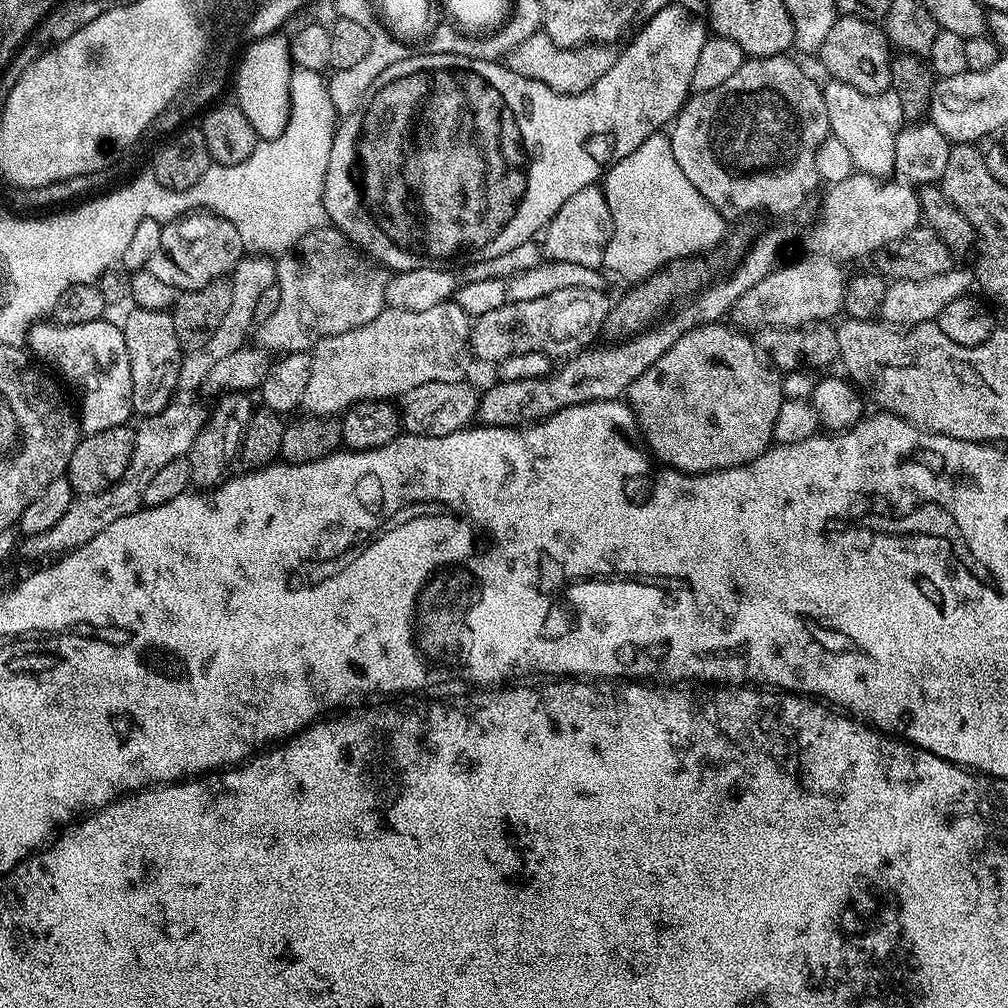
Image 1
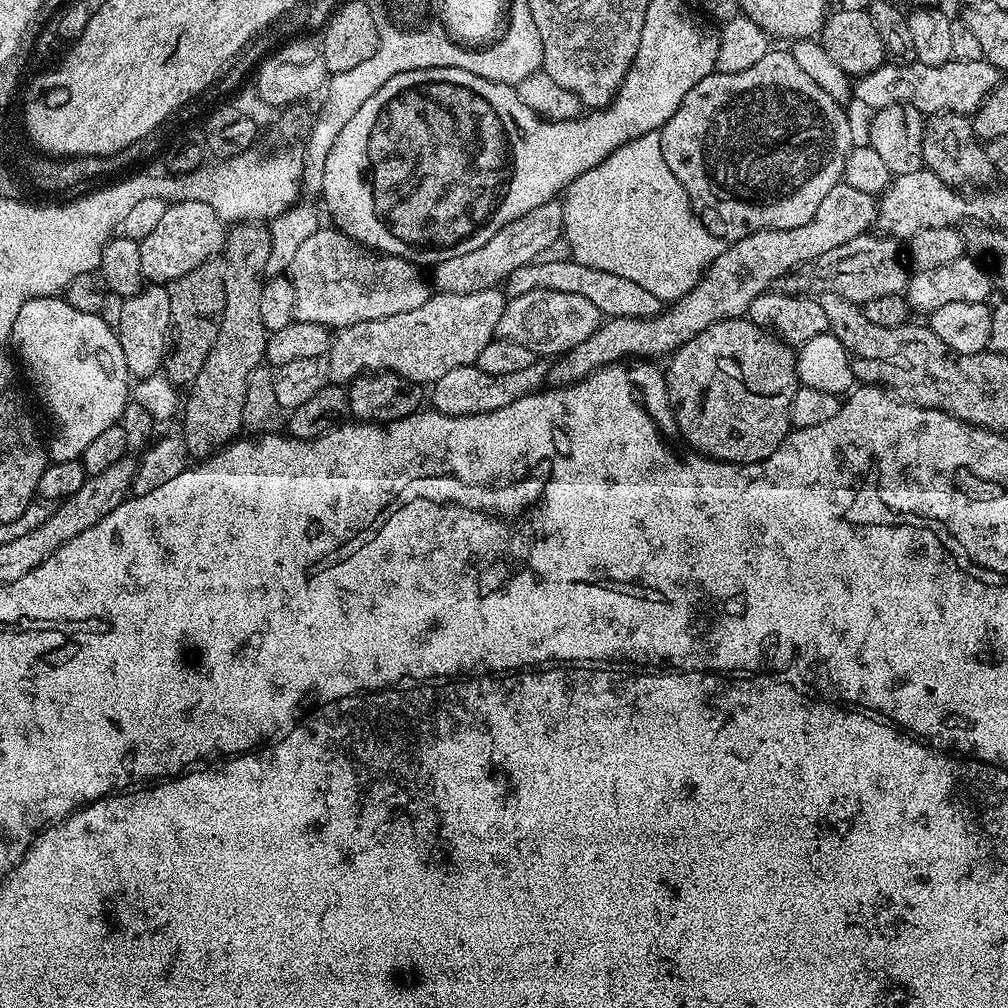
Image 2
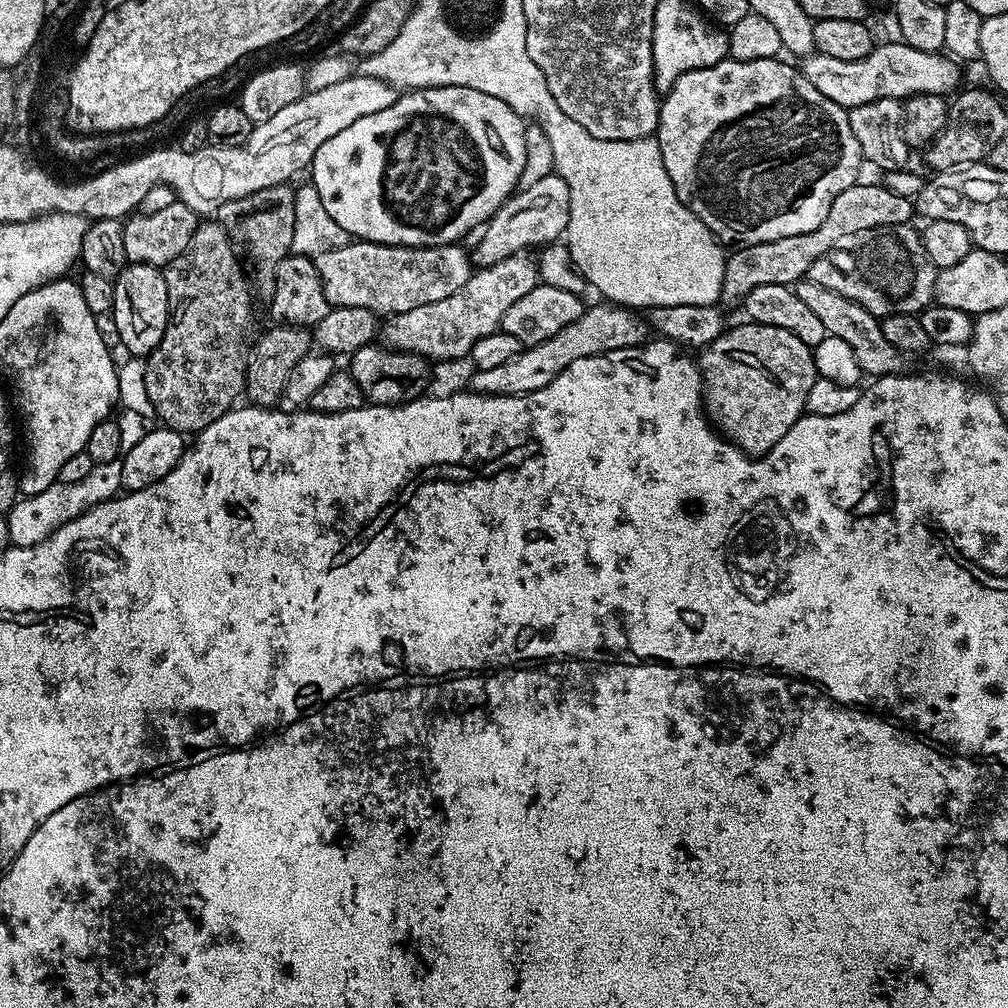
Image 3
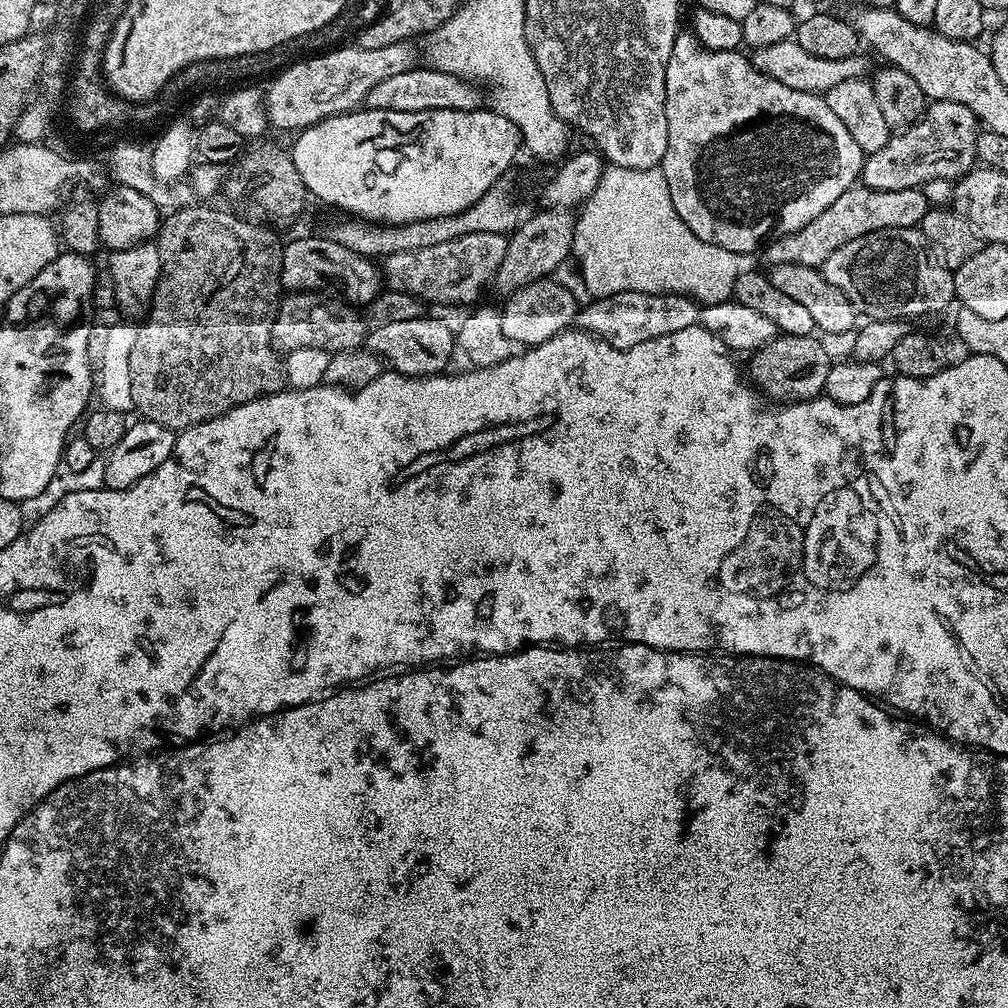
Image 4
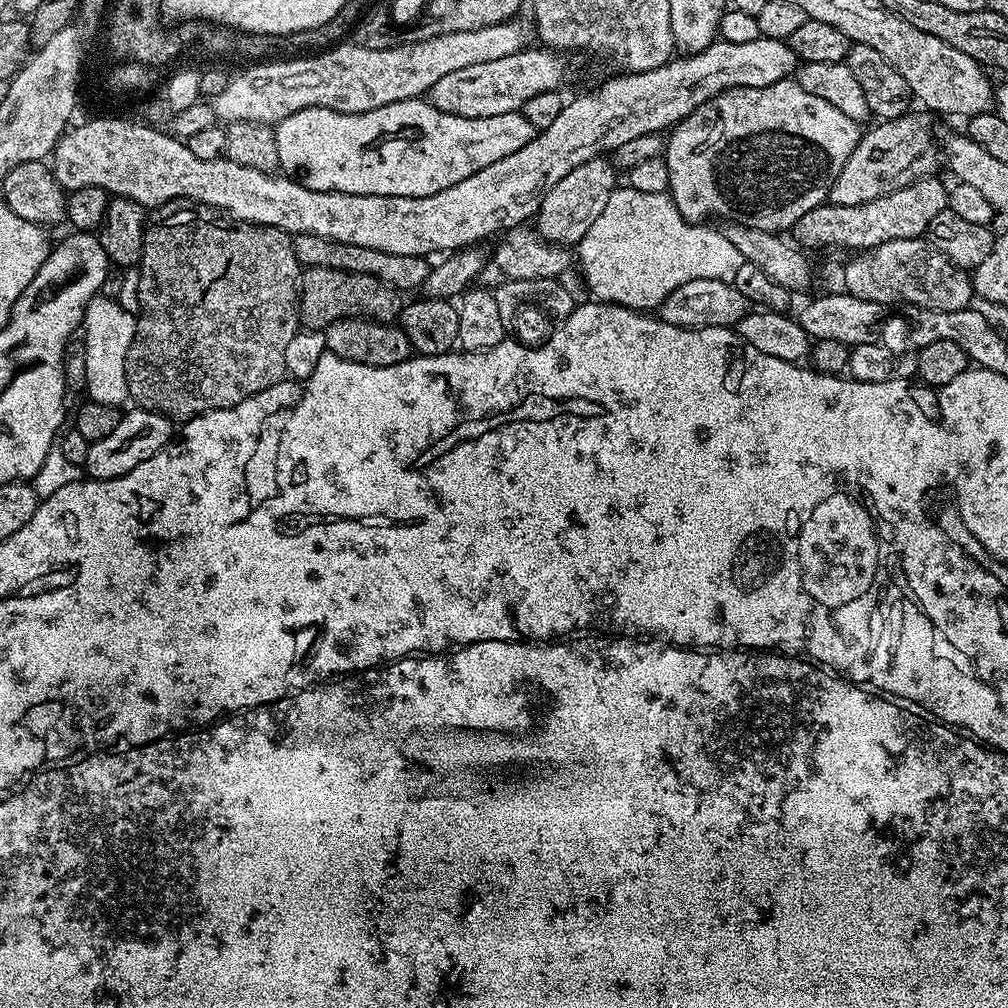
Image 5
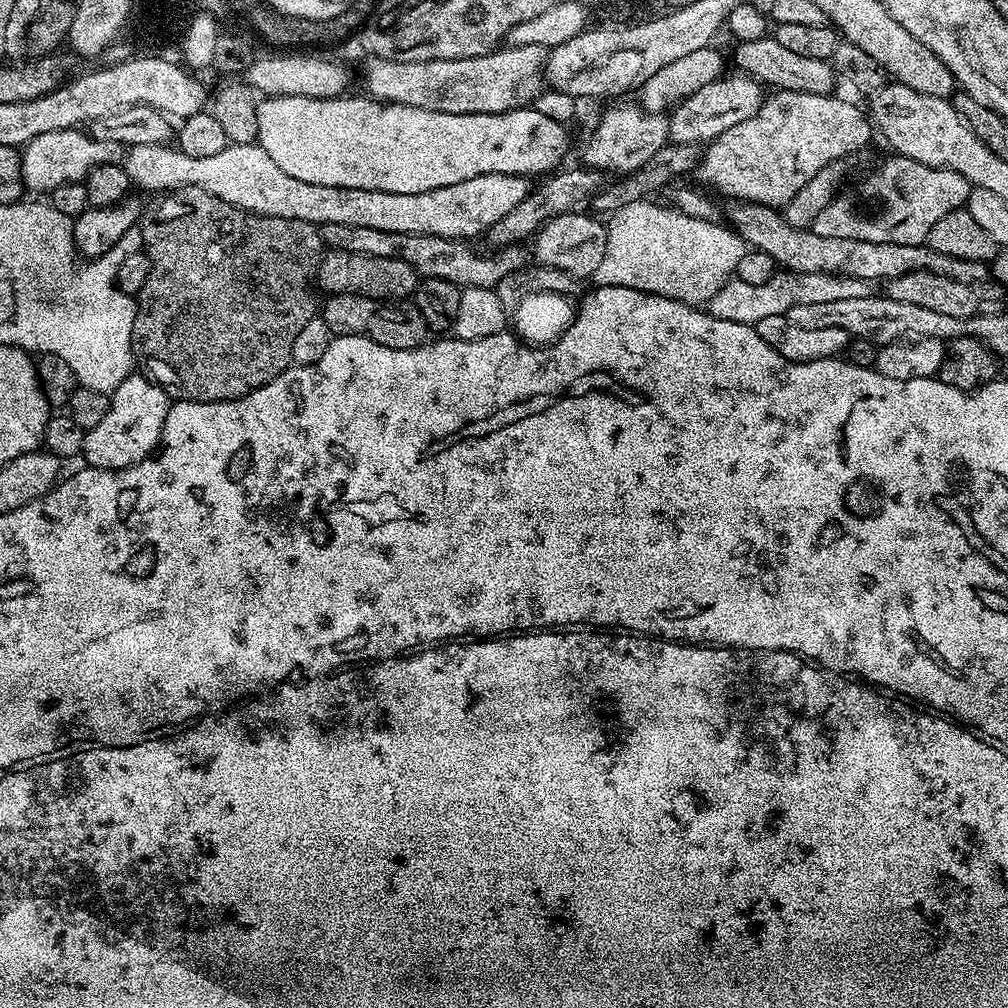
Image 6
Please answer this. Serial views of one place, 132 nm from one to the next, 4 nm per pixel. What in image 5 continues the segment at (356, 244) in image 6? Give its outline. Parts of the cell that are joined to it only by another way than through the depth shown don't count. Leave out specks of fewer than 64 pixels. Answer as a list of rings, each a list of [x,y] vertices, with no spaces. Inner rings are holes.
[[[302,234],[292,236],[294,254],[304,268],[324,266],[334,270],[346,270],[354,274],[370,274],[384,284],[409,294],[423,289],[430,271],[430,264],[422,256],[403,256],[402,254],[386,254],[386,250],[370,250],[366,246],[354,246],[346,242],[336,242],[330,238],[318,238],[318,234]],[[401,288],[401,289],[400,289]]]

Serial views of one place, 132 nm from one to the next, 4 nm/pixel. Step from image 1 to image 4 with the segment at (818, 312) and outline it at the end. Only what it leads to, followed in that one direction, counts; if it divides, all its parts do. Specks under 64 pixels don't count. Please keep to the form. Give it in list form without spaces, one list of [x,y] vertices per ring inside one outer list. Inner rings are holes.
[[[919,227],[883,228],[862,238],[838,246],[822,265],[826,282],[838,286],[842,294],[856,307],[861,317],[871,320],[902,319],[928,316],[940,312],[956,300],[952,281],[953,269],[946,267],[936,255]]]

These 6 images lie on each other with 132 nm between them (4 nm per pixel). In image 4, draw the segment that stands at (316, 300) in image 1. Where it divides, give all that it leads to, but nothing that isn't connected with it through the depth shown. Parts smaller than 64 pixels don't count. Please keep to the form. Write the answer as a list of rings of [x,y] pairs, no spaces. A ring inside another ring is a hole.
[[[470,233],[463,234],[462,237],[456,237],[453,241],[439,243],[436,246],[427,246],[418,250],[405,250],[401,253],[390,254],[383,257],[382,260],[382,275],[386,281],[387,287],[393,292],[409,292],[414,294],[418,299],[425,302],[433,300],[436,304],[468,304],[464,306],[472,306],[477,303],[476,300],[480,296],[480,291],[483,290],[484,284],[491,285],[493,283],[498,266],[502,264],[502,258],[506,258],[506,246],[508,245],[508,236],[502,233]]]

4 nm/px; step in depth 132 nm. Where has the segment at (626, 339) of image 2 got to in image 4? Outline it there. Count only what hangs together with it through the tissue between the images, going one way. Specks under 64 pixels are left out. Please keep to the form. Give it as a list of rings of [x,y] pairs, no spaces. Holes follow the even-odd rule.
[[[853,186],[846,190],[835,202],[830,202],[814,222],[806,222],[802,230],[794,230],[785,236],[777,236],[763,249],[768,266],[777,264],[797,264],[820,268],[838,246],[846,246],[862,234],[870,234],[883,228],[915,228],[928,213],[930,205],[926,194],[920,188],[904,190],[878,190],[865,186]]]

